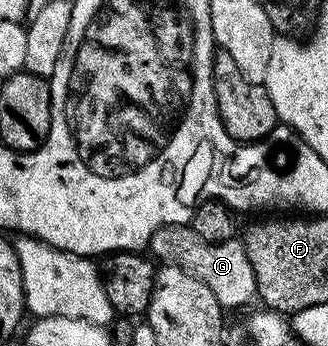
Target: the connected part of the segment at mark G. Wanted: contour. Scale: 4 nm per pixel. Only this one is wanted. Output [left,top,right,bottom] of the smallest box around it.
[149,225,257,308]

